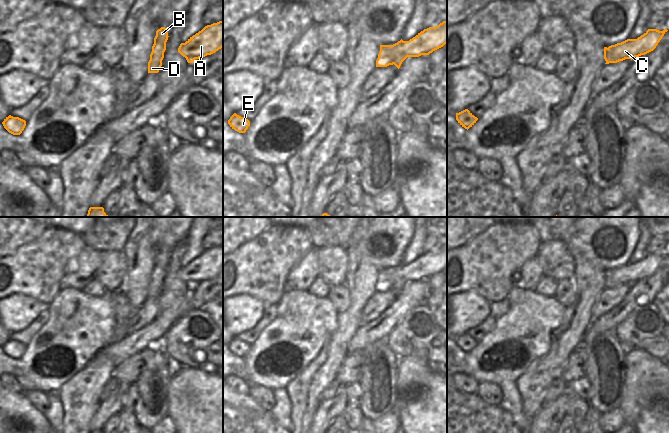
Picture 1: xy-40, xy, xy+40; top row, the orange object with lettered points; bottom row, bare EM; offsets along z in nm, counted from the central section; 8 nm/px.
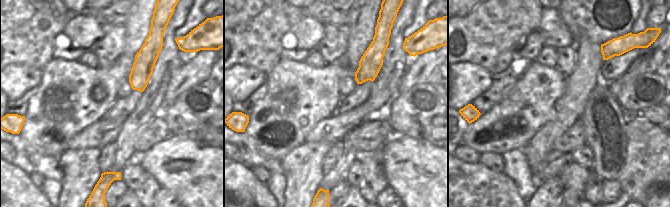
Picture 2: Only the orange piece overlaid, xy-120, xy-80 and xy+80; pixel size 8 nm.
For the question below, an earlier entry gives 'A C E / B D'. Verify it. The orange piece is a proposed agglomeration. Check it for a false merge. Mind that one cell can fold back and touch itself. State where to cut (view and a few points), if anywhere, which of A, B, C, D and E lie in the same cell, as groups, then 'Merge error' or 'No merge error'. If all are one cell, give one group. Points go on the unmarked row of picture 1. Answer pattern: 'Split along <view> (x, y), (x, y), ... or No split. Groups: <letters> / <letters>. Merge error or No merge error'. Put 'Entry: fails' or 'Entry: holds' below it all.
Split along xy (391, 269), (390, 283), (393, 287). Groups: A C E / B D. Merge error
Entry: holds

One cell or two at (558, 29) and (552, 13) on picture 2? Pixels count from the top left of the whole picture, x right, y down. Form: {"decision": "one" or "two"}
{"decision": "one"}

